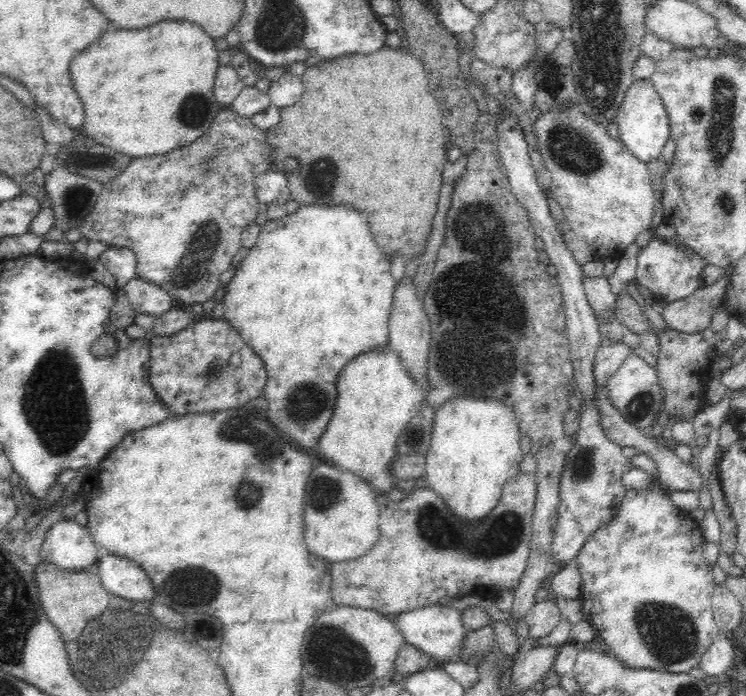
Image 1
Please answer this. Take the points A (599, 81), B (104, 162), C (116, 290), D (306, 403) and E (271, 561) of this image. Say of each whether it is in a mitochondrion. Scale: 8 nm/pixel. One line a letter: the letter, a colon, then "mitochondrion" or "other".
A: mitochondrion
B: mitochondrion
C: other
D: mitochondrion
E: other

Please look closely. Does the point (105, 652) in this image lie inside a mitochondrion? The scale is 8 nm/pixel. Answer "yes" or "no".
yes

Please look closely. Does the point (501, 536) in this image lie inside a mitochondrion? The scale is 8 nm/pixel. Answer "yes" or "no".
yes

